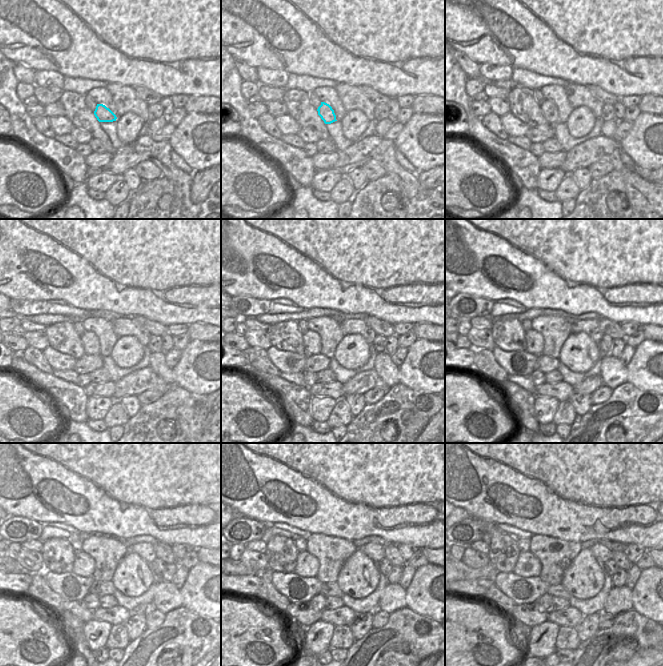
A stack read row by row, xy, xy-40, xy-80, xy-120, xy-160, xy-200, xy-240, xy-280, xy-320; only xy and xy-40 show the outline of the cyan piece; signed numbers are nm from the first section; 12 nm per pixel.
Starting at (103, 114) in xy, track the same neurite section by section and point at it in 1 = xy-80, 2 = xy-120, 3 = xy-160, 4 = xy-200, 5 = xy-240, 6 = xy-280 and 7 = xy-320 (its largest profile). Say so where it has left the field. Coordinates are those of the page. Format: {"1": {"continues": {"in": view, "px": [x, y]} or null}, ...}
{"1": {"continues": {"in": "xy-80", "px": [549, 111]}}, "2": {"continues": {"in": "xy-120", "px": [89, 340]}}, "3": {"continues": {"in": "xy-160", "px": [312, 343]}}, "4": {"continues": {"in": "xy-200", "px": [534, 342]}}, "5": {"continues": {"in": "xy-240", "px": [83, 566]}}, "6": {"continues": {"in": "xy-280", "px": [307, 565]}}, "7": {"continues": {"in": "xy-320", "px": [528, 565]}}}

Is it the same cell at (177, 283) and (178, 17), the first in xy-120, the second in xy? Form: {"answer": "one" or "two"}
{"answer": "one"}

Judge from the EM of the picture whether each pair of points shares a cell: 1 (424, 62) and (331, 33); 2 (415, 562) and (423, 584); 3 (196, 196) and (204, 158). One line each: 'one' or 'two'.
1: one
2: two
3: two

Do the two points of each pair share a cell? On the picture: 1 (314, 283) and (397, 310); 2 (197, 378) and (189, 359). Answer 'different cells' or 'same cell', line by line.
1: same cell
2: same cell

